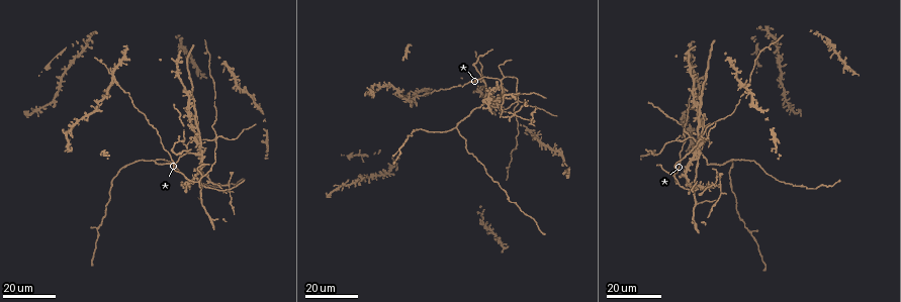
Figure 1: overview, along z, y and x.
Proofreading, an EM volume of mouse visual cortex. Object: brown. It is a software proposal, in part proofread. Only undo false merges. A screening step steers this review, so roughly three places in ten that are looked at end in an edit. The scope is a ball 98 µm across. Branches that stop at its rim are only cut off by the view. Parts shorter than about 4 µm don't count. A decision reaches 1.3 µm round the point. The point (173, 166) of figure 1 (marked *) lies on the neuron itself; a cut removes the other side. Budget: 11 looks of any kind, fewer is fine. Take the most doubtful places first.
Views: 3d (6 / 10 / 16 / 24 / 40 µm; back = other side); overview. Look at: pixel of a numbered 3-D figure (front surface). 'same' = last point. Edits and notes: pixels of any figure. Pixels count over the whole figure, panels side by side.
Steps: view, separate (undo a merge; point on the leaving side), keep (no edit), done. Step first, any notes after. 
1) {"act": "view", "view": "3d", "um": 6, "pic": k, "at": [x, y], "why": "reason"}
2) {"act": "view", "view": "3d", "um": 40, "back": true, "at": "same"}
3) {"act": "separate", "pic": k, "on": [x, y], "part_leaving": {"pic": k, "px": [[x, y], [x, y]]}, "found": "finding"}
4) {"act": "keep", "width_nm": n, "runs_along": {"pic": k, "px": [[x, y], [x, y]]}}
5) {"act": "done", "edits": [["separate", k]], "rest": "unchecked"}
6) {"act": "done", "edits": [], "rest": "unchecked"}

{"act": "view", "view": "3d", "um": 16, "pic": 1, "at": [497, 106]}

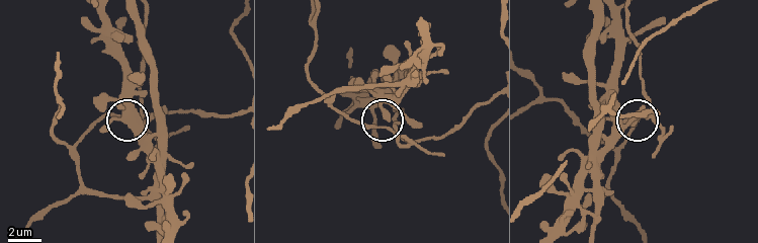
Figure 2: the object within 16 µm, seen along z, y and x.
{"act": "view", "view": "3d", "um": 6, "pic": 2, "at": [383, 126]}

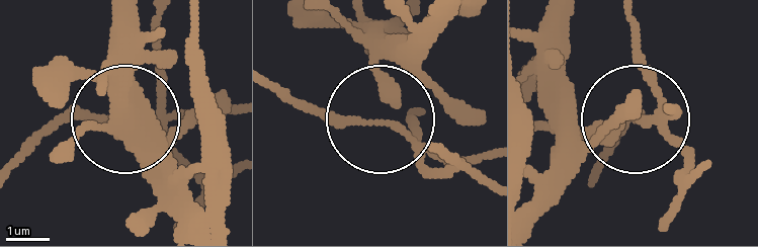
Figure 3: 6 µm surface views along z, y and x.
{"act": "separate", "pic": 3, "on": [441, 171], "width_nm": 210, "part_leaving": {"pic": 3, "px": [[657, 115], [628, 10]]}, "found": "two neurons meet here"}

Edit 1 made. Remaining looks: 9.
{"act": "view", "view": "overview"}

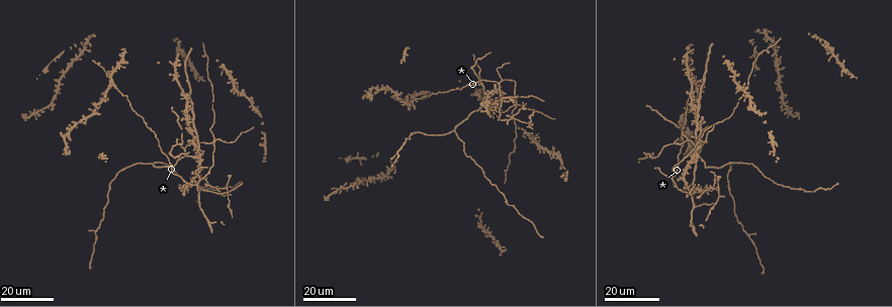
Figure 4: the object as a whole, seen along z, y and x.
{"act": "view", "view": "3d", "um": 16, "pic": 4, "at": [514, 106], "why": "thin arm on a thick one"}

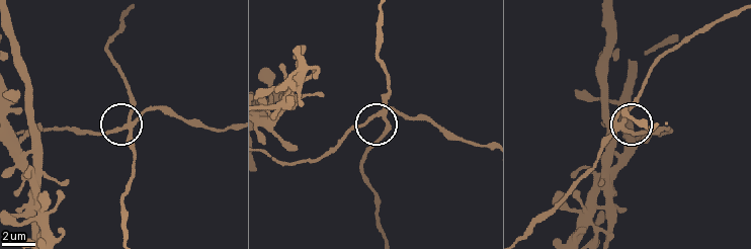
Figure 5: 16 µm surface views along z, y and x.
{"act": "view", "view": "3d", "um": 6, "pic": 5, "at": [378, 114]}

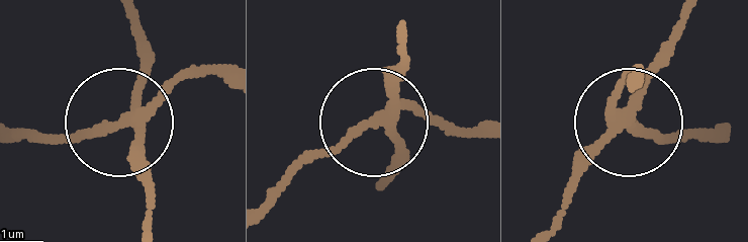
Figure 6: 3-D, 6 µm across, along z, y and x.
{"act": "keep", "width_nm": 240, "runs_along": {"pic": 6, "px": [[553, 226], [578, 171], [622, 128], [672, 139]]}, "found": "continuous, no second neuron"}

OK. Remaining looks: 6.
{"act": "view", "view": "3d", "um": 16, "pic": 4, "at": [181, 138], "why": "a fork"}

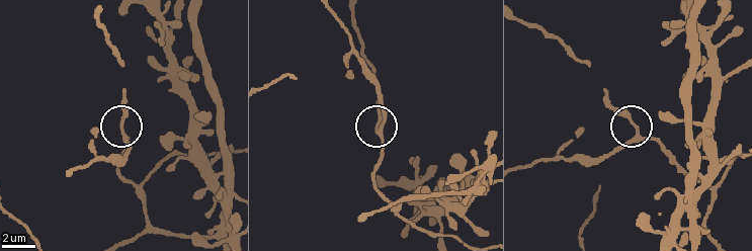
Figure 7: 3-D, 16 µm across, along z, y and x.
{"act": "view", "view": "3d", "um": 6, "pic": 7, "at": [638, 131], "why": "zoom in"}

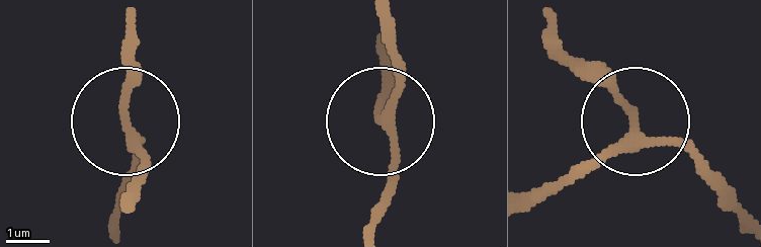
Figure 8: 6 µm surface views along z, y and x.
{"act": "keep", "width_nm": 200, "runs_along": {"pic": 8, "px": [[743, 208], [551, 36]]}, "found": "continuous, no second neuron"}

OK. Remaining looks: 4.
{"act": "view", "view": "3d", "um": 24, "pic": 4, "at": [671, 182], "why": "side arm on a straight run"}

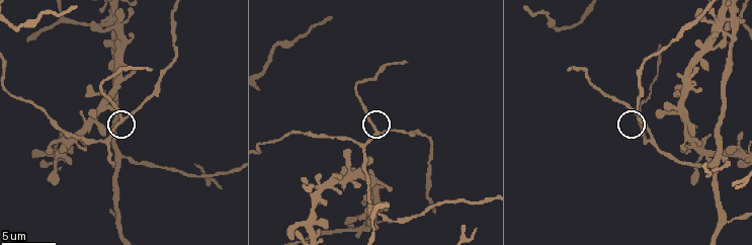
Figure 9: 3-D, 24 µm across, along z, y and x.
{"act": "view", "view": "3d", "um": 6, "pic": 9, "at": [639, 118]}

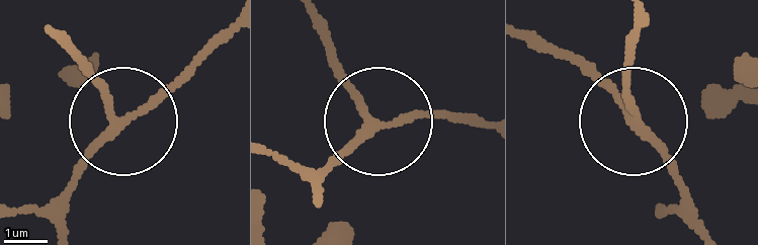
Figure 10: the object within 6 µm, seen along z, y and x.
{"act": "view", "view": "3d", "um": 6, "back": true, "pic": 10, "at": [637, 123]}

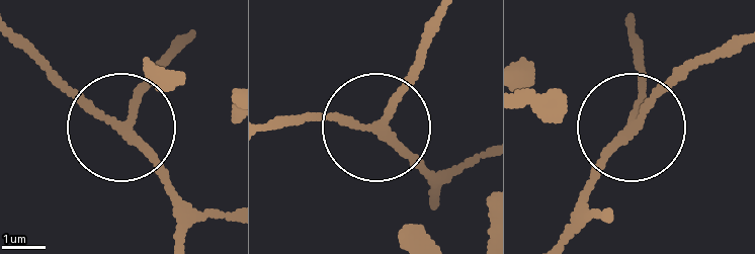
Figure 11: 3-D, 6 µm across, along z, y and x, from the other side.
{"act": "keep", "width_nm": 180, "runs_along": {"pic": 11, "px": [[480, 157], [428, 168], [385, 129], [389, 103], [421, 63]]}, "found": "all the same neuron"}

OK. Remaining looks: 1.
{"act": "view", "view": "3d", "um": 6, "pic": 9, "at": [373, 216], "why": "small branch off a trunk"}

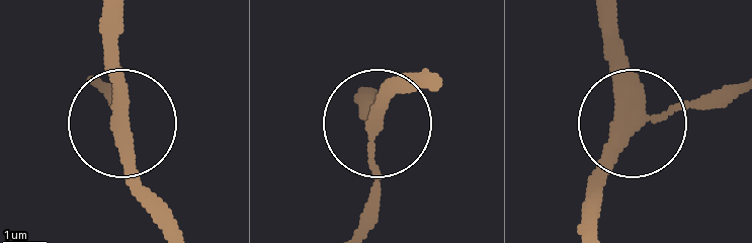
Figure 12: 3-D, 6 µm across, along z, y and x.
{"act": "keep", "runs_along": {"pic": 12, "px": [[602, 17], [602, 50], [635, 123], [729, 97]]}, "found": "one neuron here"}

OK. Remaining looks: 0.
{"act": "done", "edits": [["separate", 3]], "rest": "unchecked"}

